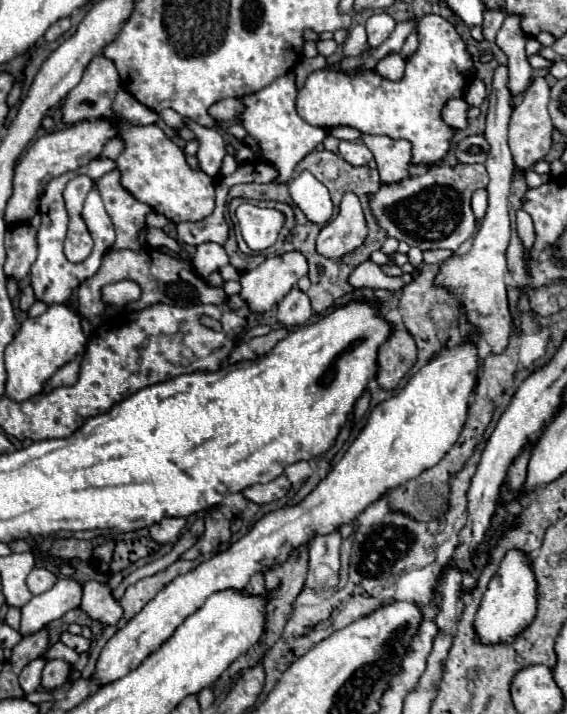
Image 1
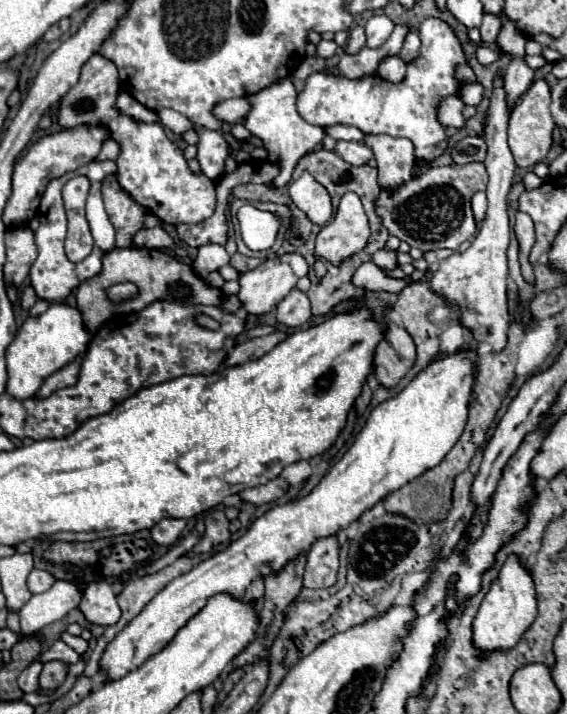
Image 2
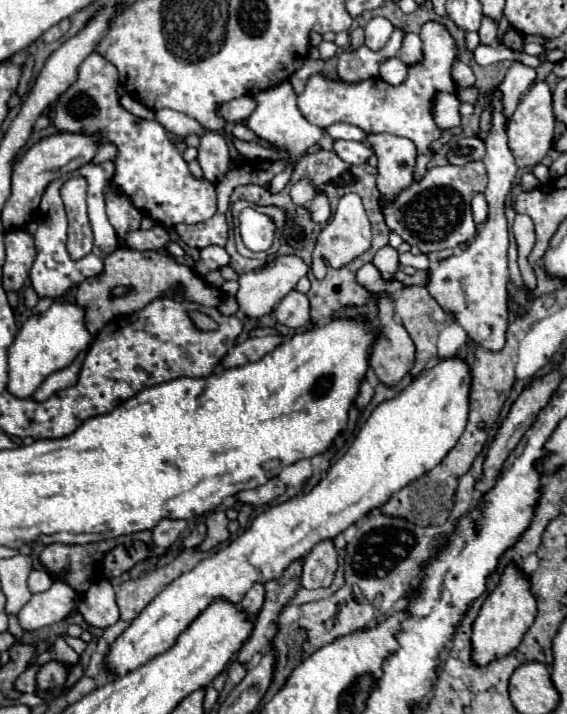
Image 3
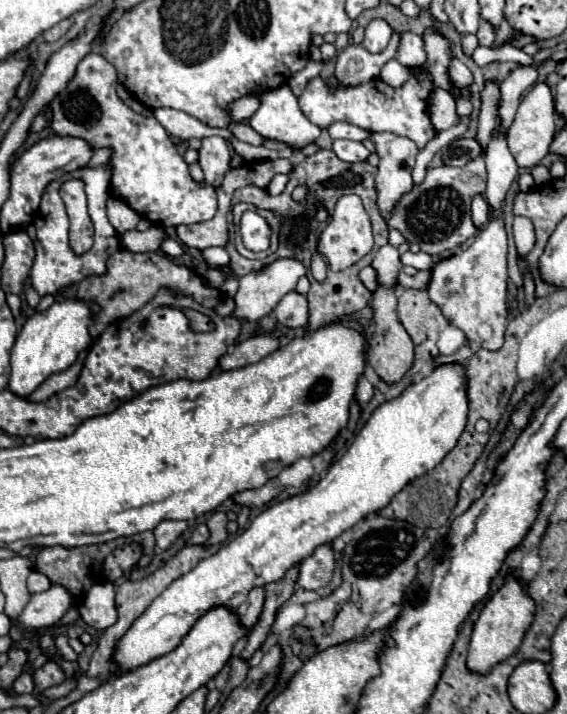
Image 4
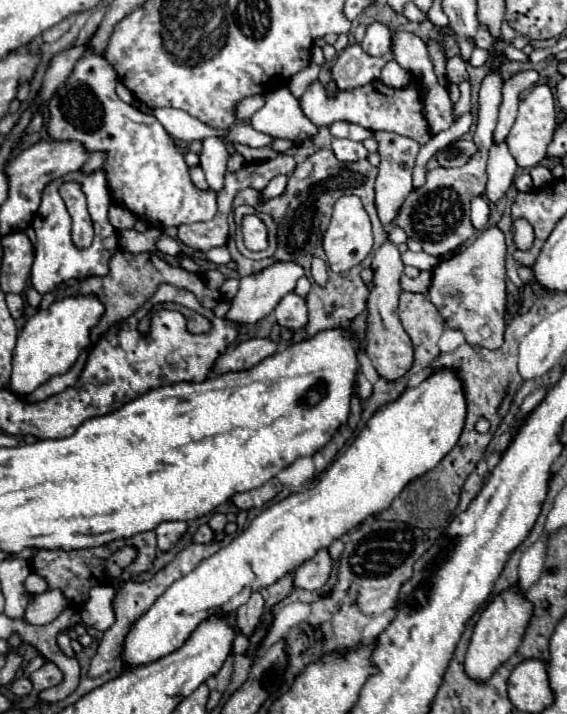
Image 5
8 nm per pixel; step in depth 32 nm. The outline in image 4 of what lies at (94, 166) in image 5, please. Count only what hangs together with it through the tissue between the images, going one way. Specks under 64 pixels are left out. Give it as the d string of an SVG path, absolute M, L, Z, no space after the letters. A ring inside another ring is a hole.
M102 148L102 150L94 150L94 154L92 154L92 158L90 158L90 162L86 164L88 168L94 168L94 166L102 166L102 164L106 164L108 160L110 160L110 150L108 148Z

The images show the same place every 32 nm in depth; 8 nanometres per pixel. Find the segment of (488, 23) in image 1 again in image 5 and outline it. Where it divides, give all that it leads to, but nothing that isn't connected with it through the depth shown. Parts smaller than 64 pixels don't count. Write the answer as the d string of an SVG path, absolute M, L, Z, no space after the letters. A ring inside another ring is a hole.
M480 26L480 28L478 28L478 32L476 32L476 36L474 36L474 42L476 42L478 48L484 48L484 50L492 50L492 44L494 44L492 34L488 32L486 26Z

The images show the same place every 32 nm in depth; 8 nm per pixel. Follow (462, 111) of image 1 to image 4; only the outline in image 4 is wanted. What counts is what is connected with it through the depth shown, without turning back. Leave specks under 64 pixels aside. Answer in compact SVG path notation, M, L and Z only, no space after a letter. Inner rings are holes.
M434 88L430 92L428 114L430 114L430 122L436 132L448 130L450 126L454 126L460 120L456 114L456 102L454 102L452 94L442 88Z

